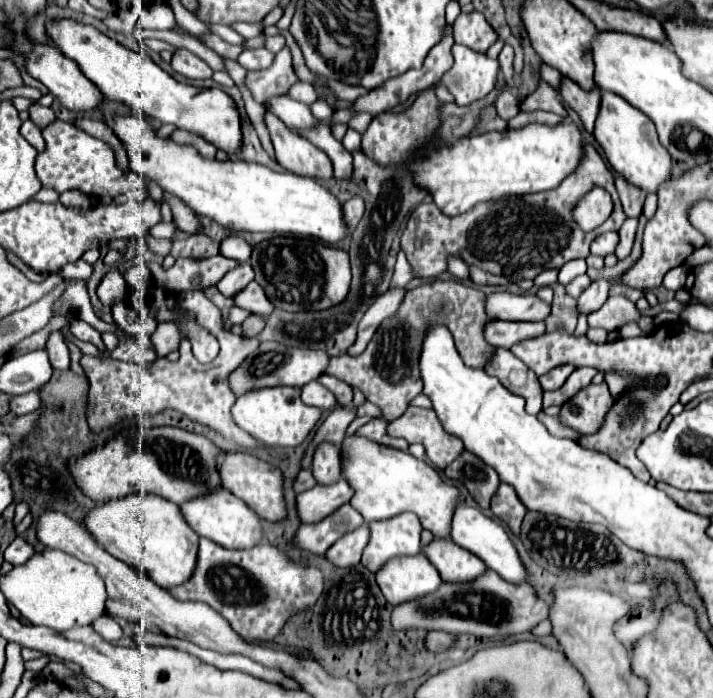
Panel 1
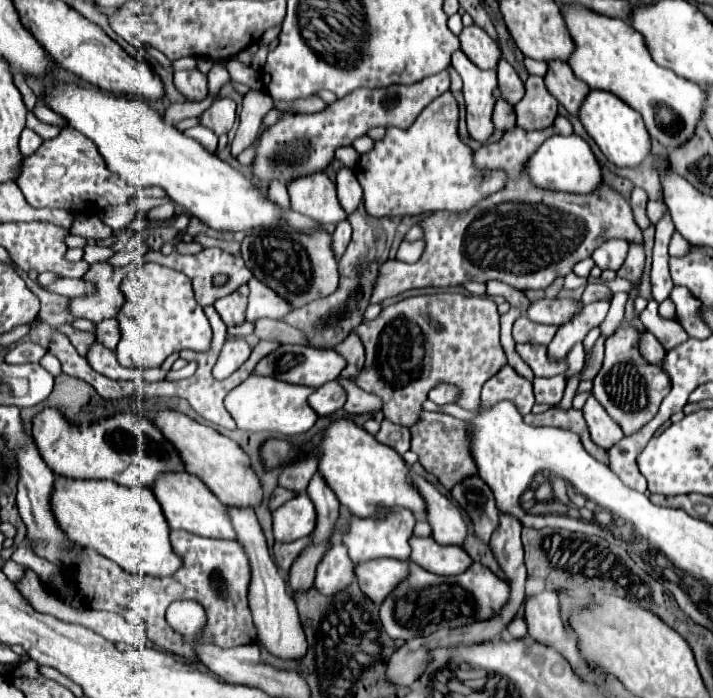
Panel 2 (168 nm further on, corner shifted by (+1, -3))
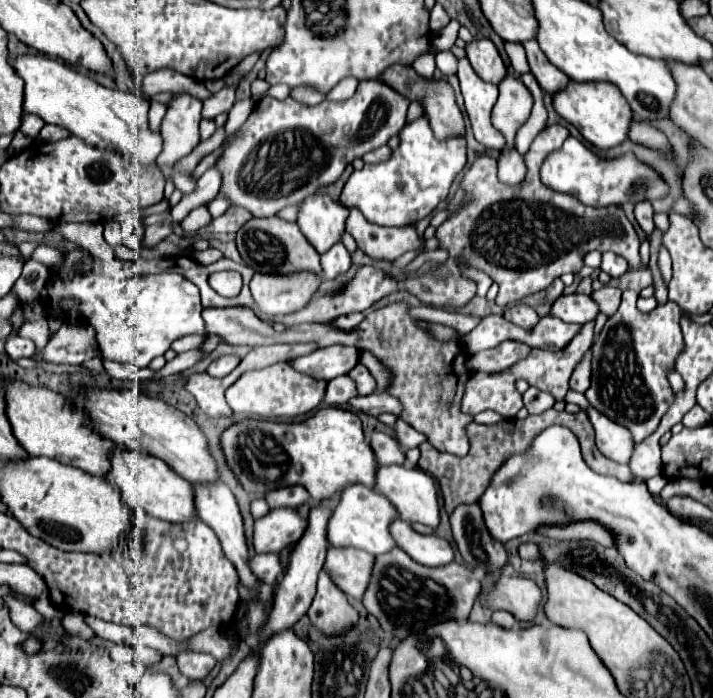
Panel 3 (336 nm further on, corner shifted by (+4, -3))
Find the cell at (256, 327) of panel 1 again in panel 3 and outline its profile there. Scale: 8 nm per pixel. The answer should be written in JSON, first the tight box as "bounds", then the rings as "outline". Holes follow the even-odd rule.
{"bounds":[208,355,240,377],"outline":[[[224,355],[224,357],[220,357],[220,359],[216,359],[216,361],[210,363],[208,373],[212,377],[226,377],[238,363],[240,363],[240,357],[236,357],[236,355]]]}

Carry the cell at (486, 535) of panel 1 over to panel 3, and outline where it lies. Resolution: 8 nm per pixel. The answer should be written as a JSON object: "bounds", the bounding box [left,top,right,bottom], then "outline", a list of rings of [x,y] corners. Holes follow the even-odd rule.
{"bounds":[376,465,438,527],"outline":[[[384,465],[376,471],[376,491],[394,503],[398,517],[410,523],[424,523],[430,527],[438,525],[438,491],[435,479],[426,475],[422,469],[406,469],[404,465]]]}

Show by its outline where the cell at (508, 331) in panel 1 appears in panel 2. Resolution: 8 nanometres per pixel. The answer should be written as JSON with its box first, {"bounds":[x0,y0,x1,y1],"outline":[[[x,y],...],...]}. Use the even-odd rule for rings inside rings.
{"bounds":[513,317,557,345],"outline":[[[519,317],[513,325],[513,339],[515,339],[515,343],[549,345],[555,331],[557,331],[555,325],[541,325],[541,323],[533,323],[527,317]]]}

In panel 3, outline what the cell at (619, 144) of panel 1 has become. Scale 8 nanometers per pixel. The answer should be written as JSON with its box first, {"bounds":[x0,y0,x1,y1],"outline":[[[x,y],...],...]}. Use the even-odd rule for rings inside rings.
{"bounds":[552,79,632,149],"outline":[[[570,79],[568,87],[564,87],[560,95],[552,95],[552,105],[554,105],[554,111],[562,119],[572,123],[586,141],[590,141],[592,145],[600,149],[610,149],[622,143],[624,139],[628,139],[632,111],[628,103],[624,101],[622,93],[618,91],[618,87],[612,83],[604,83],[604,81],[602,83],[576,83]]]}

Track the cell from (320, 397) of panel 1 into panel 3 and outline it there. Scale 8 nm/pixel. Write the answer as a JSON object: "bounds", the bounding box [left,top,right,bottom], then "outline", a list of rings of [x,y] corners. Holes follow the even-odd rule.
{"bounds":[324,375,358,405],"outline":[[[344,375],[344,377],[336,377],[328,383],[328,389],[326,389],[326,397],[324,397],[324,403],[326,405],[344,405],[348,403],[352,397],[356,397],[358,391],[356,391],[356,383]]]}

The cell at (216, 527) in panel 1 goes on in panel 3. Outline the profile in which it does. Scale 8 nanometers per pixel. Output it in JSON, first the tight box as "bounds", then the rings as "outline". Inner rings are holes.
{"bounds":[106,449,196,523],"outline":[[[116,449],[110,453],[108,459],[110,459],[110,471],[106,477],[120,491],[120,497],[128,507],[142,507],[148,511],[148,515],[170,523],[184,523],[196,517],[192,501],[192,485],[158,457],[152,457],[144,451],[136,453],[130,449]]]}

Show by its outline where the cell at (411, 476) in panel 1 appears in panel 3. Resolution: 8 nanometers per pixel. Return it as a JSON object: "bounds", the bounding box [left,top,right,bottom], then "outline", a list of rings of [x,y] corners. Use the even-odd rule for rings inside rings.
{"bounds":[220,407,376,499],"outline":[[[322,407],[300,423],[242,419],[224,429],[220,445],[226,463],[246,493],[262,497],[272,489],[302,485],[312,499],[340,497],[346,485],[374,485],[376,459],[364,441],[358,415],[340,407]]]}

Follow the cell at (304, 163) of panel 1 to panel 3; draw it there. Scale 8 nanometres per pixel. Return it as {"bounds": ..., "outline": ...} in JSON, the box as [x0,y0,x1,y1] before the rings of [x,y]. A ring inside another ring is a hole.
{"bounds":[298,195,348,255],"outline":[[[312,195],[300,205],[298,227],[322,255],[342,239],[346,217],[348,209],[338,201],[326,195]]]}

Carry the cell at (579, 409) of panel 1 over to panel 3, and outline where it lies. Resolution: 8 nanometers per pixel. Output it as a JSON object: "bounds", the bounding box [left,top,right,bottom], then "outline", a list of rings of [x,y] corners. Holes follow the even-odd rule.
{"bounds":[586,407,634,463],"outline":[[[592,407],[586,413],[594,425],[598,449],[616,463],[628,463],[628,459],[632,457],[632,447],[634,447],[632,433]]]}

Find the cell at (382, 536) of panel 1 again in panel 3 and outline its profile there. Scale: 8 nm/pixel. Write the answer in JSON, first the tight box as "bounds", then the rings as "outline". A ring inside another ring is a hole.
{"bounds":[328,483,396,555],"outline":[[[354,483],[342,491],[340,503],[332,511],[332,519],[328,519],[328,543],[334,547],[358,547],[370,555],[388,553],[396,545],[388,531],[396,515],[396,509],[388,499],[384,499],[384,495],[376,493],[370,487],[364,487],[362,483]]]}

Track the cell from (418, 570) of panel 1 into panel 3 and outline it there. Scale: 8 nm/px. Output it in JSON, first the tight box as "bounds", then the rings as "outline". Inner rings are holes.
{"bounds":[324,545,374,599],"outline":[[[328,545],[328,555],[324,563],[324,571],[332,575],[332,581],[354,599],[362,599],[370,573],[372,573],[374,557],[366,551],[354,547],[332,547]]]}

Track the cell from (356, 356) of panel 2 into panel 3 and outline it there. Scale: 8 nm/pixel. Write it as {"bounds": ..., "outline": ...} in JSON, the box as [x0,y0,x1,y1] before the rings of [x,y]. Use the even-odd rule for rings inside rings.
{"bounds":[348,363,376,395],"outline":[[[358,363],[358,367],[354,367],[348,375],[356,381],[360,395],[370,395],[370,393],[376,391],[376,387],[374,387],[374,377],[370,375],[370,371],[368,371],[362,363]]]}

